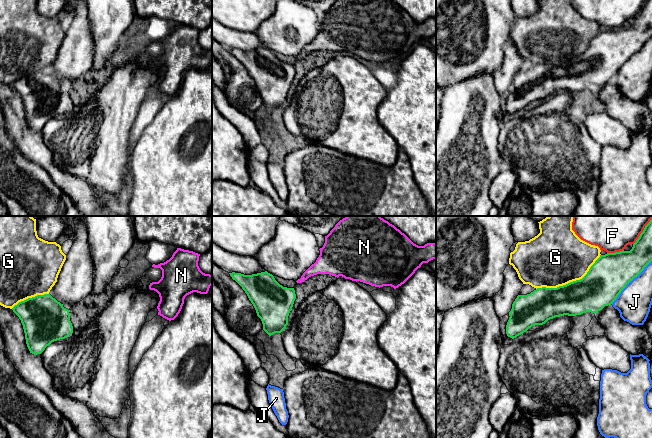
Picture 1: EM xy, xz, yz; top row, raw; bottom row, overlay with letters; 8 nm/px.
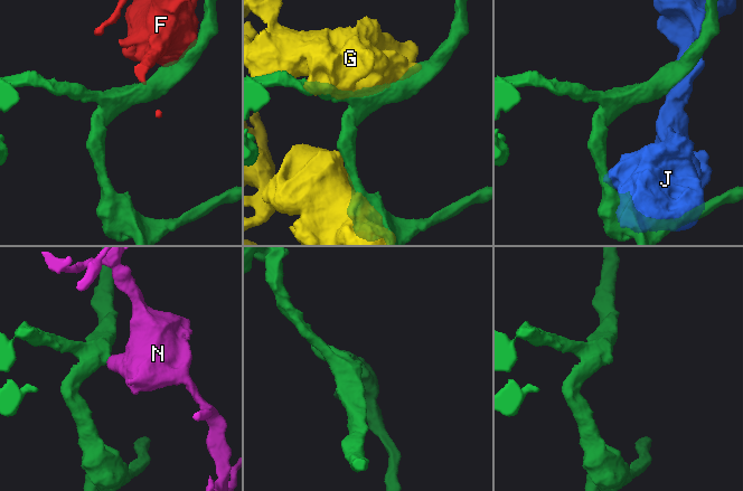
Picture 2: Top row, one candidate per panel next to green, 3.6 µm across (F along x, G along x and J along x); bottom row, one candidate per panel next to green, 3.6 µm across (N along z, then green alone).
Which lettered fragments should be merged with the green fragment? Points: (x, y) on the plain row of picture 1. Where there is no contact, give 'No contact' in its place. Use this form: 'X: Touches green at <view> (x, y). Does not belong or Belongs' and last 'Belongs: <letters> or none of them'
F: Touches green at yz (640, 10). Does not belong
G: Touches green at yz (570, 58). Does not belong
J: Touches green at yz (630, 56). Does not belong
N: Touches green at xy (69, 110). Belongs
Belongs: N

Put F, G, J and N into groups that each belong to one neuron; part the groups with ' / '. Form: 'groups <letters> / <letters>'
groups F / G / J / N

